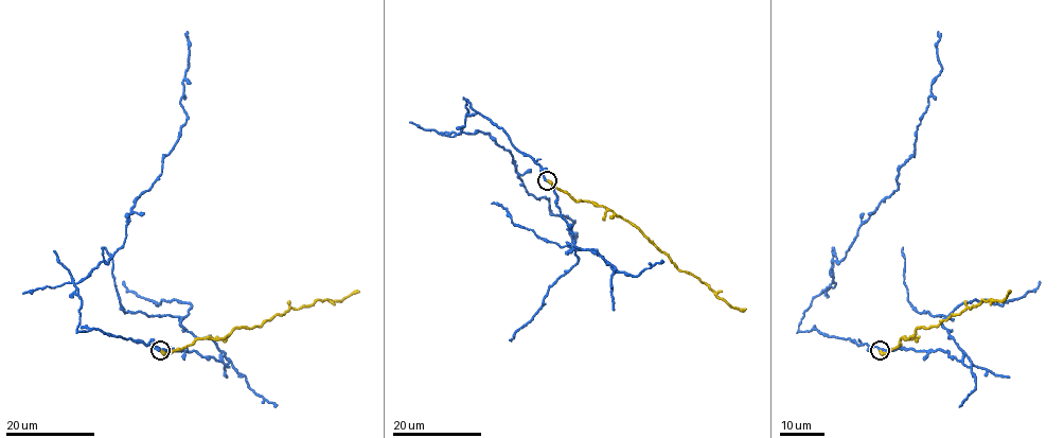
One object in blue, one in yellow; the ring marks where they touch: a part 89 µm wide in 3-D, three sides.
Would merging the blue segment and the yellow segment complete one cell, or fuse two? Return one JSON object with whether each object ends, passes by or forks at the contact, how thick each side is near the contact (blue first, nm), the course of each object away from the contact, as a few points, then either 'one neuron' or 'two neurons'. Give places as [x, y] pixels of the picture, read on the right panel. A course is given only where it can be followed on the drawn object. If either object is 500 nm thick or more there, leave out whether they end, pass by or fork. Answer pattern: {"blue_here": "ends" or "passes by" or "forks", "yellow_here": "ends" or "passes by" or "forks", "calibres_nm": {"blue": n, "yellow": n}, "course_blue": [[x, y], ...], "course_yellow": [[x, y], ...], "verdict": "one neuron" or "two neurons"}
{"blue_here": "passes by", "yellow_here": "ends", "calibres_nm": {"blue": 220, "yellow": 320}, "course_blue": [[880, 350], [798, 328], [833, 262], [914, 155], [941, 69], [937, 31]], "course_yellow": [[880, 350], [886, 353], [917, 328], [936, 327], [982, 300], [1002, 301], [1008, 291]], "verdict": "two neurons"}

